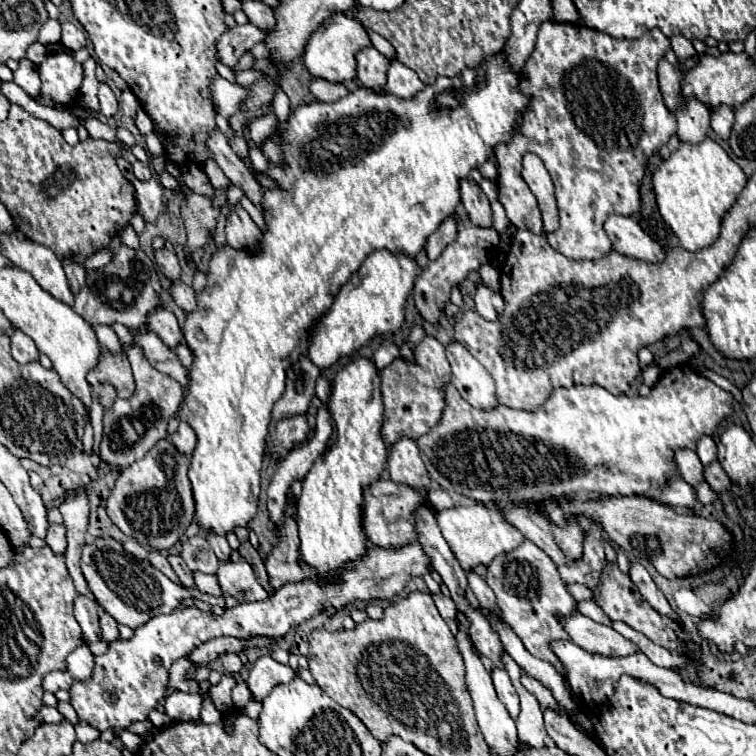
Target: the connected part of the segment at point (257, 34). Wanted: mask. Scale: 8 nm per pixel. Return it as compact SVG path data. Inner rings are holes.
M235 25L233 29L225 31L221 39L217 41L219 59L225 65L237 65L237 61L243 57L247 49L251 49L257 41L263 41L267 37L265 29L257 29L257 25Z

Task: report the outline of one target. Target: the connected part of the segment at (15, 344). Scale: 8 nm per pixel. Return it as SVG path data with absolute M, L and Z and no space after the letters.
M15 329L15 333L11 335L11 357L25 365L25 363L31 363L31 361L37 361L39 359L39 351L33 343L31 337L27 337L23 331Z

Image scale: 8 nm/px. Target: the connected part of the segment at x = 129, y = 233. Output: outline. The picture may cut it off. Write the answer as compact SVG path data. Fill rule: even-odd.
M129 225L127 229L123 229L123 231L119 233L119 237L121 237L121 243L123 243L125 247L139 249L139 237L137 237L137 233L133 231L133 227L131 227L131 225Z

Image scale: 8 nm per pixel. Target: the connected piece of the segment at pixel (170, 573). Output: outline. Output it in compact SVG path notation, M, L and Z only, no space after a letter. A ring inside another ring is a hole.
M151 551L151 553L149 553L149 561L151 561L151 565L153 565L153 567L157 567L161 573L165 573L173 583L177 583L179 587L183 587L183 585L181 585L181 581L179 581L179 577L175 575L173 567L169 565L169 561L167 561L167 557L165 557L163 553L159 553L159 551L155 551L155 553L153 553L153 551Z

